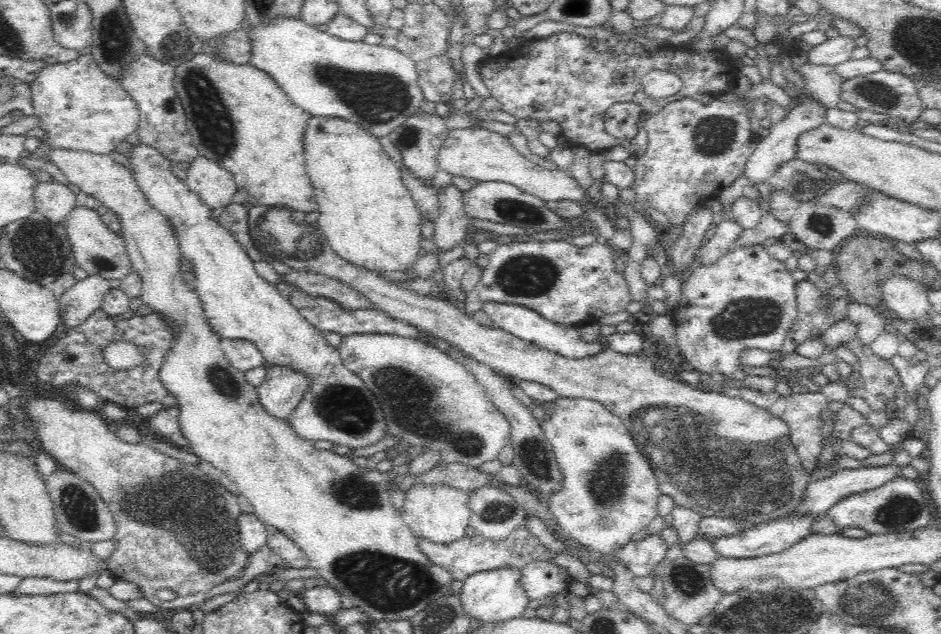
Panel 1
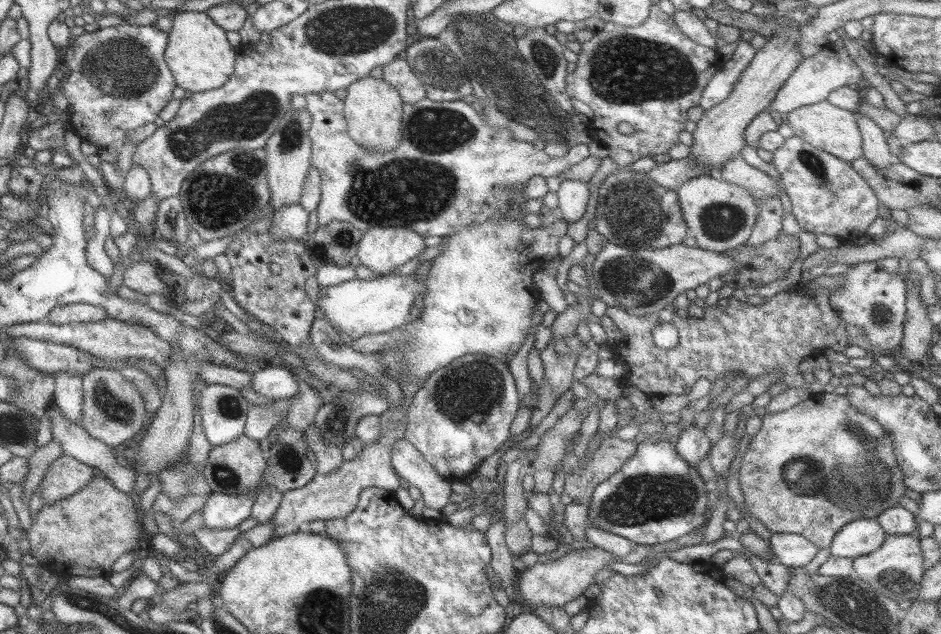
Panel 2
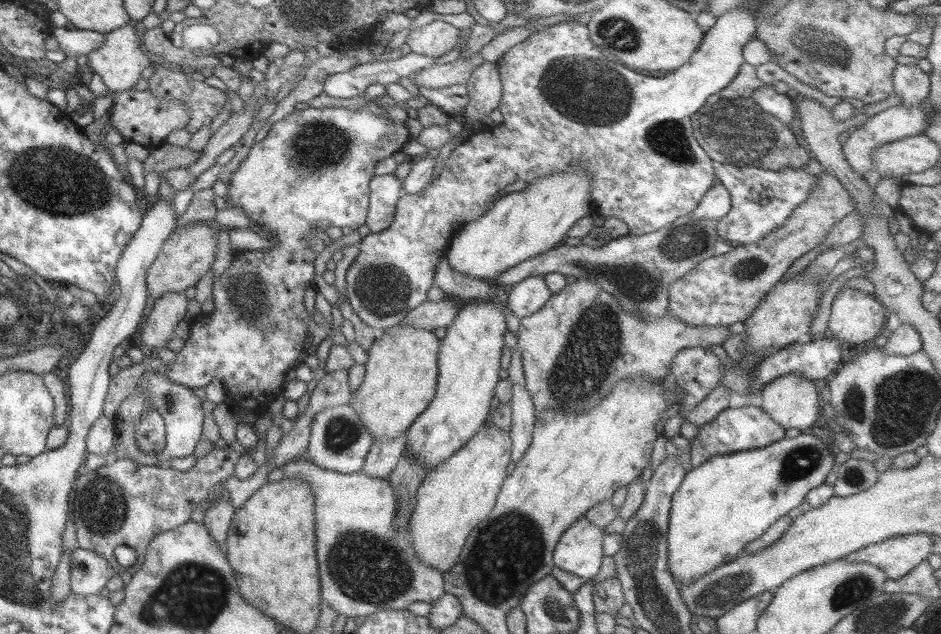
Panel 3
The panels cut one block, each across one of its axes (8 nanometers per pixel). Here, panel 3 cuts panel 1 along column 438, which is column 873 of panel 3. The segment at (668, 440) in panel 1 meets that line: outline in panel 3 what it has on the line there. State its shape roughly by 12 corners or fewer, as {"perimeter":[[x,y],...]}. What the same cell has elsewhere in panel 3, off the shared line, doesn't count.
{"perimeter":[[845,288],[835,295],[826,328],[846,351],[884,329],[876,299]]}

